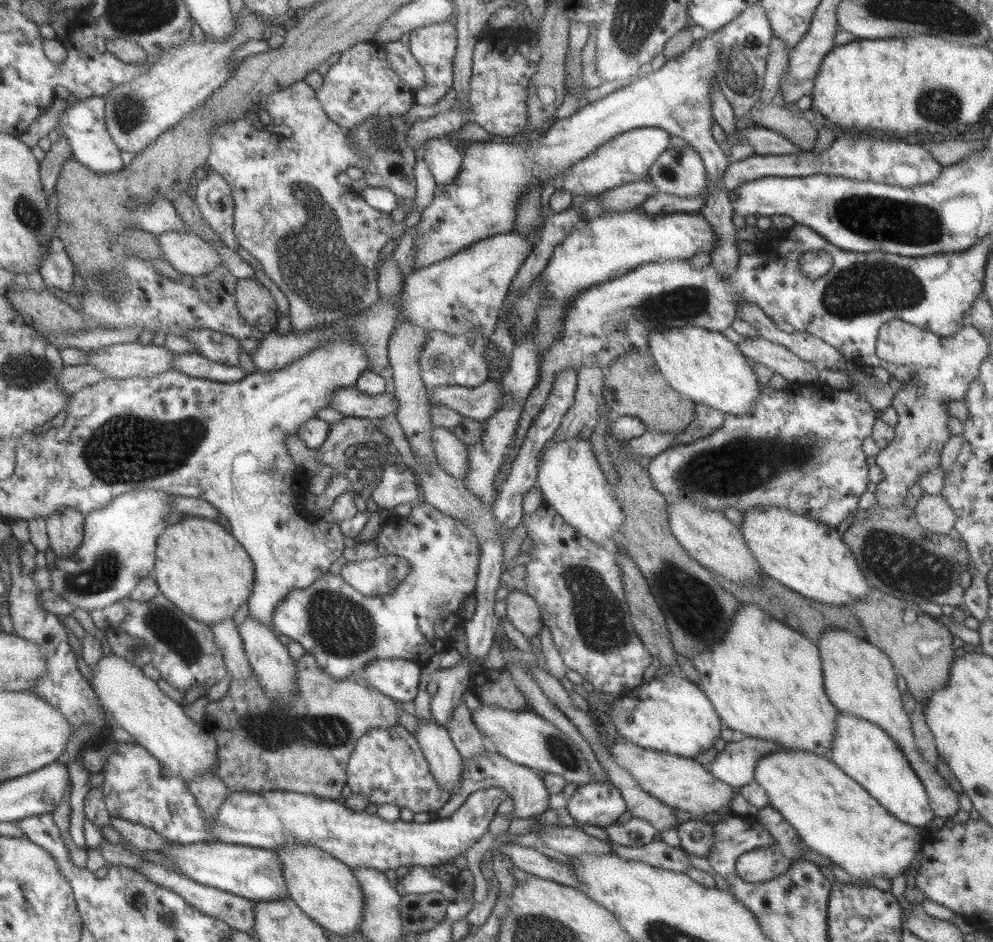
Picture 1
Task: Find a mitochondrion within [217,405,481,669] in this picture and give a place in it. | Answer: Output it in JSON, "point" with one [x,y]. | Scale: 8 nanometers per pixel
{"point":[342,627]}

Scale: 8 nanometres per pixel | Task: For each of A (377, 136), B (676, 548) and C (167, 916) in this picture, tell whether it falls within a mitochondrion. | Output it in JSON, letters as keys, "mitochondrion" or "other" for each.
{"A":"mitochondrion","B":"other","C":"mitochondrion"}

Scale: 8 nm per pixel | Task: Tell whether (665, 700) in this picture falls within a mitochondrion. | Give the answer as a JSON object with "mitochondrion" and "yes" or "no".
{"mitochondrion":"no"}

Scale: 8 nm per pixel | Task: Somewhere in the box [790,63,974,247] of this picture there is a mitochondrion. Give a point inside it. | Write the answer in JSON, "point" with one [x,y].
{"point":[938,106]}

